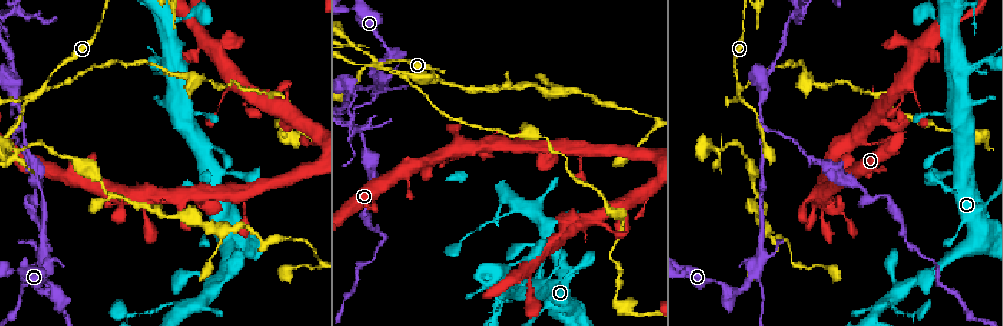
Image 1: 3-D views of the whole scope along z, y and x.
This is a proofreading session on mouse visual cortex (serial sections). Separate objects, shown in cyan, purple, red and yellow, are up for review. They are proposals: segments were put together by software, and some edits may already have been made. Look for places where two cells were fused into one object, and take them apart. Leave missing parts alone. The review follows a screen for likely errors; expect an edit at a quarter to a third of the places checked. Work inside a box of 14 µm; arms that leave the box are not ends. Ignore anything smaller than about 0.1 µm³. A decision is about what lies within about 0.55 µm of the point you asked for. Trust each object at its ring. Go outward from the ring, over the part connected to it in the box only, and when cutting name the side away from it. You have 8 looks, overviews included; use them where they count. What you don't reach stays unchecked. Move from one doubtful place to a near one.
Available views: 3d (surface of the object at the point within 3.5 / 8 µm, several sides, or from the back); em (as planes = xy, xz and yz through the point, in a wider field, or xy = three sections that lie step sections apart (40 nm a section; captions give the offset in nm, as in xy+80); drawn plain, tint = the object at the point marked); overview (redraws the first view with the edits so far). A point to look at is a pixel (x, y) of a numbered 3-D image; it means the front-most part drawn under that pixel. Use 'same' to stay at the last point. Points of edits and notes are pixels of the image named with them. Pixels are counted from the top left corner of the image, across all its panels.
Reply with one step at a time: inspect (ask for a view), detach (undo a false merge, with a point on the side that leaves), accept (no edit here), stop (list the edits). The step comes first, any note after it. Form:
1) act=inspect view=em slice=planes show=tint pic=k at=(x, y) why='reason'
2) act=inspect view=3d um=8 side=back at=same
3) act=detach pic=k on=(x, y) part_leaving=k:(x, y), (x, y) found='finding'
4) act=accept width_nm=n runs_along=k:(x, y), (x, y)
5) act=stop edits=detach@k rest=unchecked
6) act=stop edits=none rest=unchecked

act=inspect view=3d um=3.5 pic=1 at=(390, 56) why='a fork'

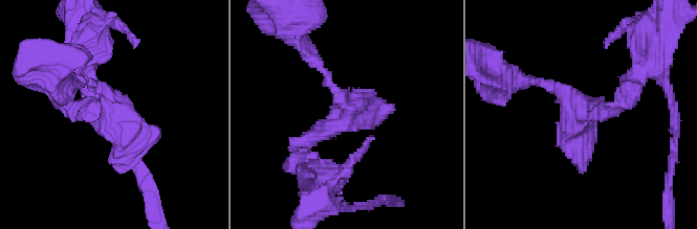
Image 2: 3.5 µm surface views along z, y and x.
act=inspect view=em slice=xy step=1 show=tint pic=2 at=(576, 103) why='now the EM'

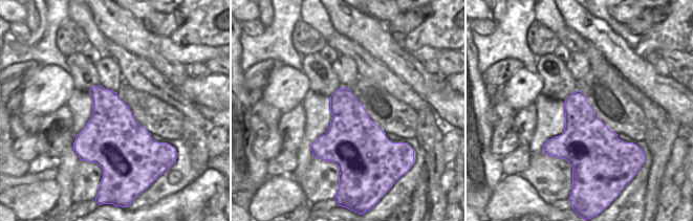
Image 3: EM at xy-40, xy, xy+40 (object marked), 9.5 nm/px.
act=accept runs_along=2:(528, 79), (617, 105) found='one cell here'

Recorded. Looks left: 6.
act=inspect view=3d um=3.5 pic=1 at=(45, 86) why='abrupt turn'

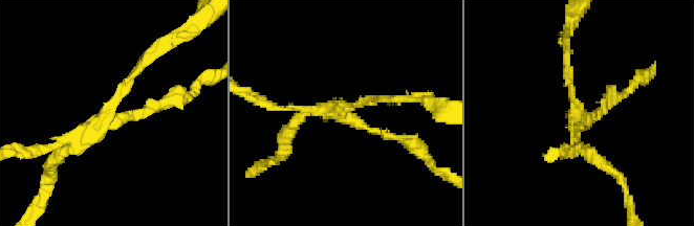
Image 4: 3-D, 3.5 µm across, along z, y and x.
act=inspect view=em slice=xy step=3 show=tint pic=4 at=(579, 113) arms=4 arm_widths_nm=100,150,150,150 why='now the EM'

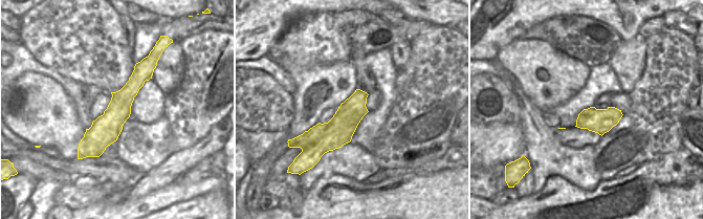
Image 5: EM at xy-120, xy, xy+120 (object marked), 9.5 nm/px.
act=inspect view=em slice=xy step=5 show=tint at=same

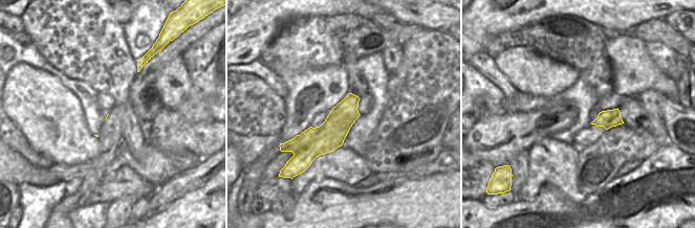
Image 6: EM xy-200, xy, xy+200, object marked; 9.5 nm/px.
act=detach pic=4 on=(152, 103) part_leaving=4:(117, 118), (189, 96), (198, 86) found='a second cell is stuck on'

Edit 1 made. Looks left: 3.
act=inspect view=3d um=3.5 pic=1 at=(963, 66)

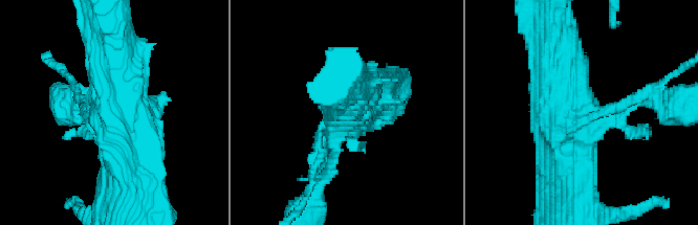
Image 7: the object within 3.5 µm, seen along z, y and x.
act=inspect view=em slice=planes show=tint pic=7 at=(583, 119) why='need the tissue'

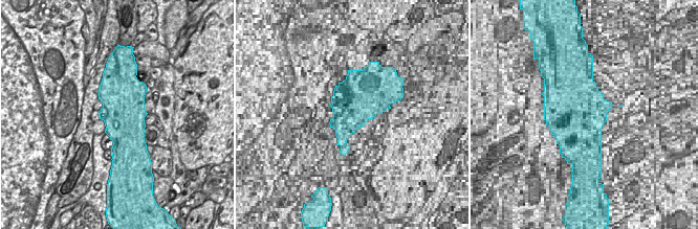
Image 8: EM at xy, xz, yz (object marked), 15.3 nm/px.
act=detach pic=7 on=(649, 95) part_leaving=7:(626, 108), (655, 95), (682, 108) found='a second cell is stuck on'

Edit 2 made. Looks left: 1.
act=stop edits=detach@4,detach@7 rest=unchecked

